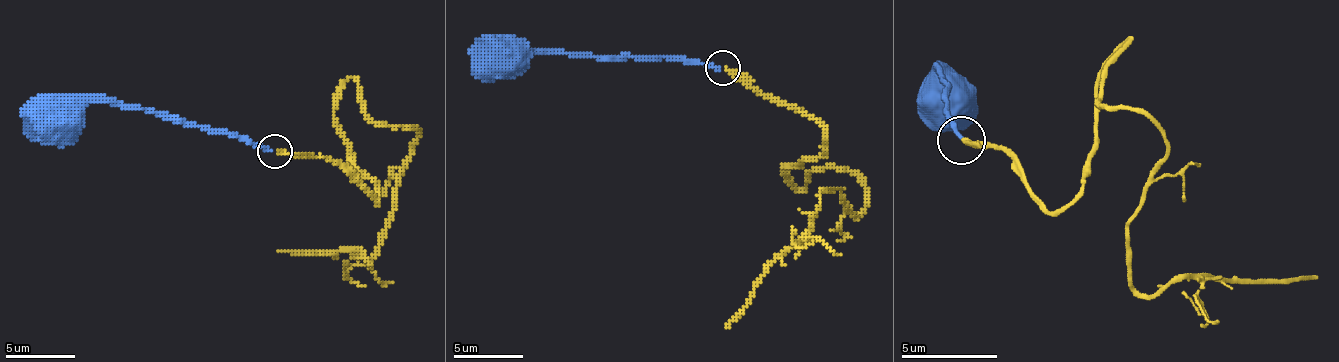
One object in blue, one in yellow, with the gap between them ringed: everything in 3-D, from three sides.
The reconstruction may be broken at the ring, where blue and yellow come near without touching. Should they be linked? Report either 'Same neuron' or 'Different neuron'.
Same neuron

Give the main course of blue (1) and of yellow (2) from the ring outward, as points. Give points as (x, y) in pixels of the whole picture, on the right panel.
1: (959, 138), (945, 114), (945, 81), (935, 71), (969, 100), (964, 105), (955, 100)
2: (959, 138), (1060, 210), (1127, 38), (1098, 100), (1165, 138), (1127, 277), (1161, 296), (1185, 277), (1319, 277)

